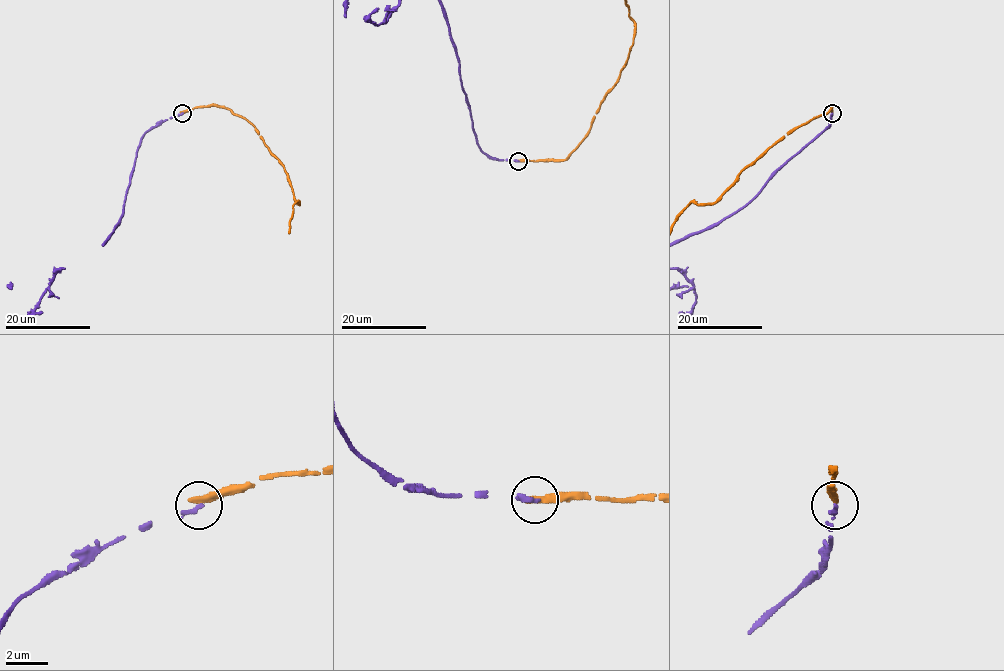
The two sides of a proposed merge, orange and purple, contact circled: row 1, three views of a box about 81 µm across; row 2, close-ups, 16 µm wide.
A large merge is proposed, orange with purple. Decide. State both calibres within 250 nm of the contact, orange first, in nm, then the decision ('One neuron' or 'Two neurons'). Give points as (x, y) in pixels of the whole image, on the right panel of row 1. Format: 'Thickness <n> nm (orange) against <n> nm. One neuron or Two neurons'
Thickness 360 nm (orange) against 240 nm. Two neurons

